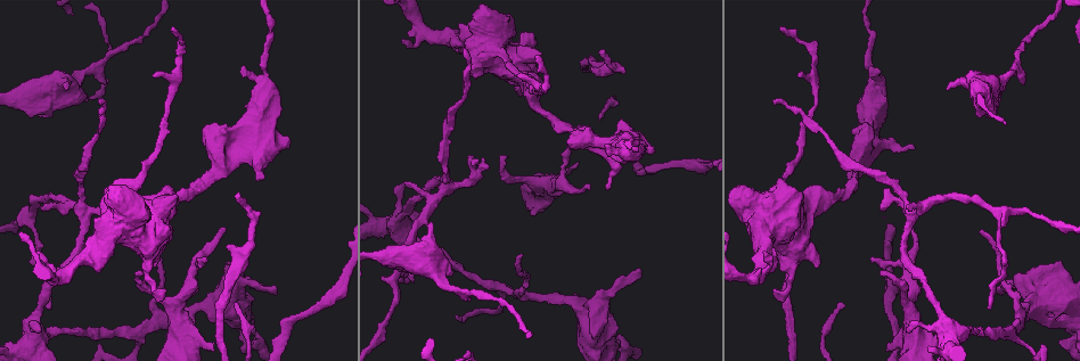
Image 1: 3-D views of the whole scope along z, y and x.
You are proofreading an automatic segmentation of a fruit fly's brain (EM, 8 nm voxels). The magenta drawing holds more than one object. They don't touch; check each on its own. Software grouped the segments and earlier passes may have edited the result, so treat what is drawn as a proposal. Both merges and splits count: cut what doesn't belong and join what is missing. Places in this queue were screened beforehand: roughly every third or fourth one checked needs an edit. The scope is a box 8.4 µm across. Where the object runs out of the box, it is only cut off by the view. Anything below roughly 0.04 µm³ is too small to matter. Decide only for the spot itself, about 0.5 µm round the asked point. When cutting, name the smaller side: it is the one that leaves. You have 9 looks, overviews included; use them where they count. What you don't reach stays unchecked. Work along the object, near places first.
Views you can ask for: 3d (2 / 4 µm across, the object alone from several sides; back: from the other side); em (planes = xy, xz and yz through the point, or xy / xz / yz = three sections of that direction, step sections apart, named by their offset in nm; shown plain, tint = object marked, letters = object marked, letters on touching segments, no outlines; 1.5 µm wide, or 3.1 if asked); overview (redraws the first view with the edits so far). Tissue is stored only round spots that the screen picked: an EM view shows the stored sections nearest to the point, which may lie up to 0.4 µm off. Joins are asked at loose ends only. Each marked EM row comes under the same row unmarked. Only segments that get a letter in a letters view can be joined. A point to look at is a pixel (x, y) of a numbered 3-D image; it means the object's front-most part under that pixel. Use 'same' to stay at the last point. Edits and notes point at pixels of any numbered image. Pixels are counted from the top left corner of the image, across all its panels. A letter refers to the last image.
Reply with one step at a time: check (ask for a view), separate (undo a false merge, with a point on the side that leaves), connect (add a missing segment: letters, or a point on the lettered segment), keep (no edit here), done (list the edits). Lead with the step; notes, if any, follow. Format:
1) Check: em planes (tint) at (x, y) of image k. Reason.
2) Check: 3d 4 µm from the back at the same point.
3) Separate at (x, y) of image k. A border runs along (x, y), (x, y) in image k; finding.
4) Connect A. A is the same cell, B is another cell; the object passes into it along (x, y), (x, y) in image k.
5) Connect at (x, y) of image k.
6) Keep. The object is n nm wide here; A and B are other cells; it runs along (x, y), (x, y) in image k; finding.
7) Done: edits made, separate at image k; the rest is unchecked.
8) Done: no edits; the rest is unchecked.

Check: 3d 4 µm at (589, 187) of image 1. Branch stops here.

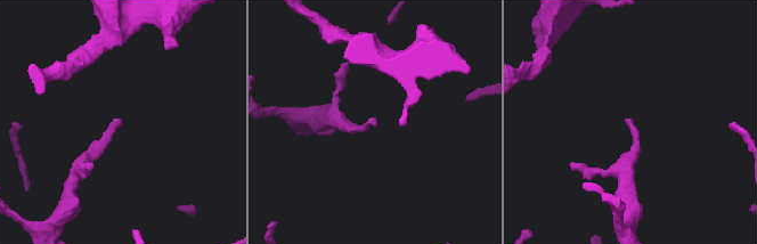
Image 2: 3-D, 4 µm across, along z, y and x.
Check: em planes (letters) at (374, 119) of image 2. Need the tissue.

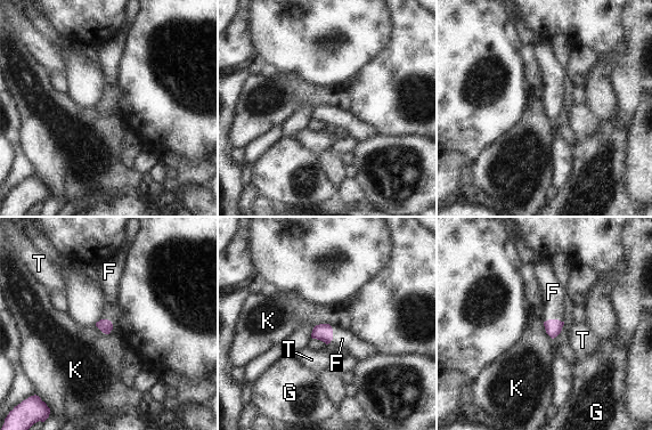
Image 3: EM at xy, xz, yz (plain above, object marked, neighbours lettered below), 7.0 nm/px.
Connect at (553, 292) of image 3. F is the same cell, G, K and T are other cells; the object passes into it along (553, 327), (553, 319), (553, 292) in image 3; the cell continues.

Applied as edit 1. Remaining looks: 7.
Check: em planes (letters) at (237, 193) of image 1. An open end.

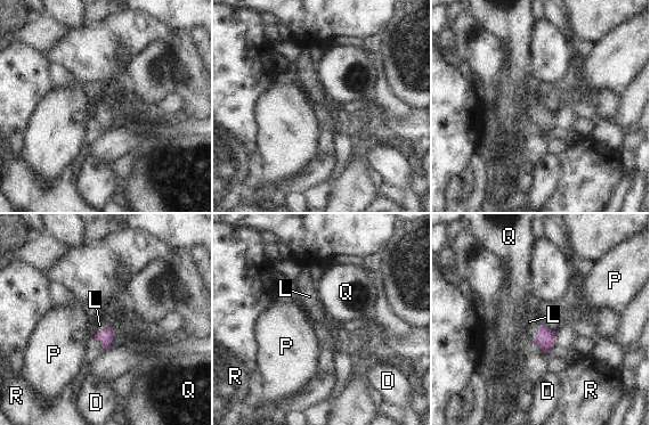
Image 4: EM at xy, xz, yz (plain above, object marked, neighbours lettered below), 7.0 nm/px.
Connect at (99, 325) of image 4. L is the same cell, D, P, Q and R are other cells; the object passes into it along (105, 337), (103, 330), (99, 325) in image 4; the cell continues.

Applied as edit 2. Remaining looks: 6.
Check: overview. Redraw.

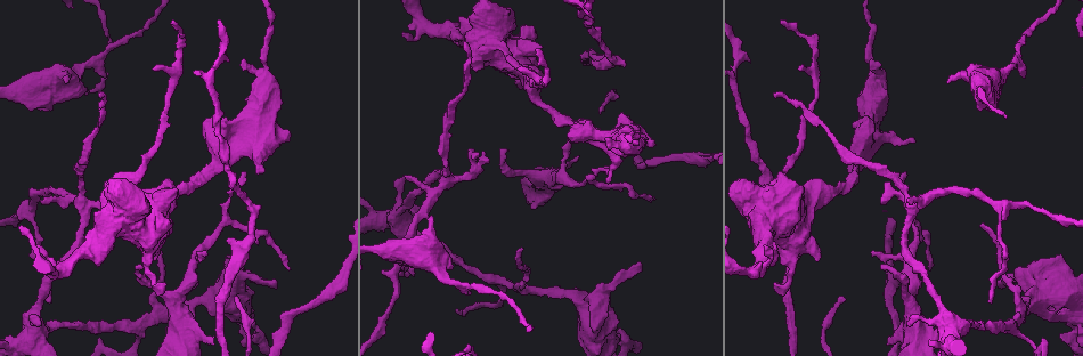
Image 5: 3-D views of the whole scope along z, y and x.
Check: em xz step 8 (tint) at (782, 19) of image 5. Free end.

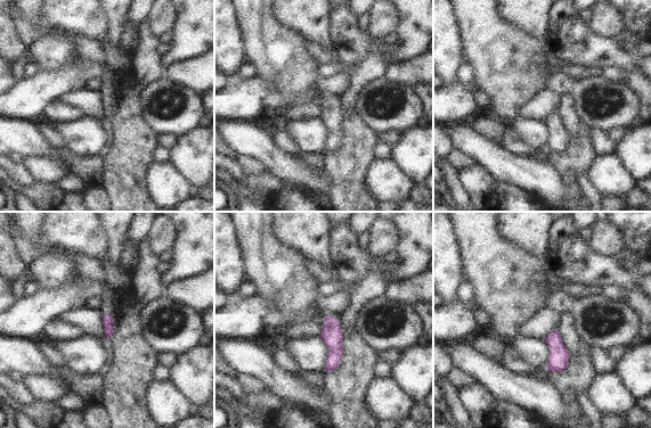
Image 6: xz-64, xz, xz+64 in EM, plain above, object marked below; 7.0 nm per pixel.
Check: em planes (letters) at the same point.

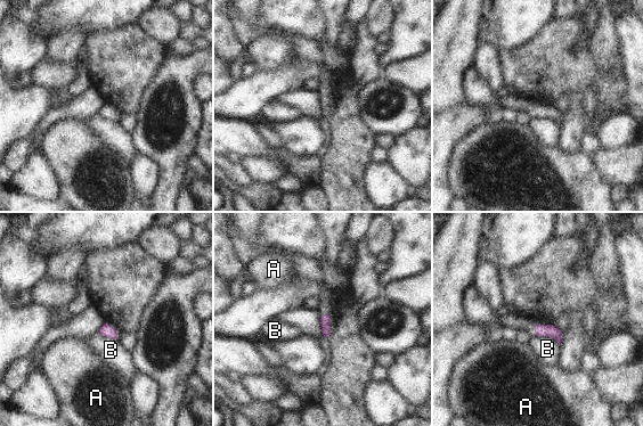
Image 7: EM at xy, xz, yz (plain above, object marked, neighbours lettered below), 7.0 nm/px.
Keep. The longest contact is with B, 190 nm; A and B are other cells; a border runs along (535, 334), (552, 337), (559, 345) in image 7; no lettered segment goes on from it.

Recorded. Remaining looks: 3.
Done: edits made, connect at image 3, connect at image 4; the rest is unchecked.

